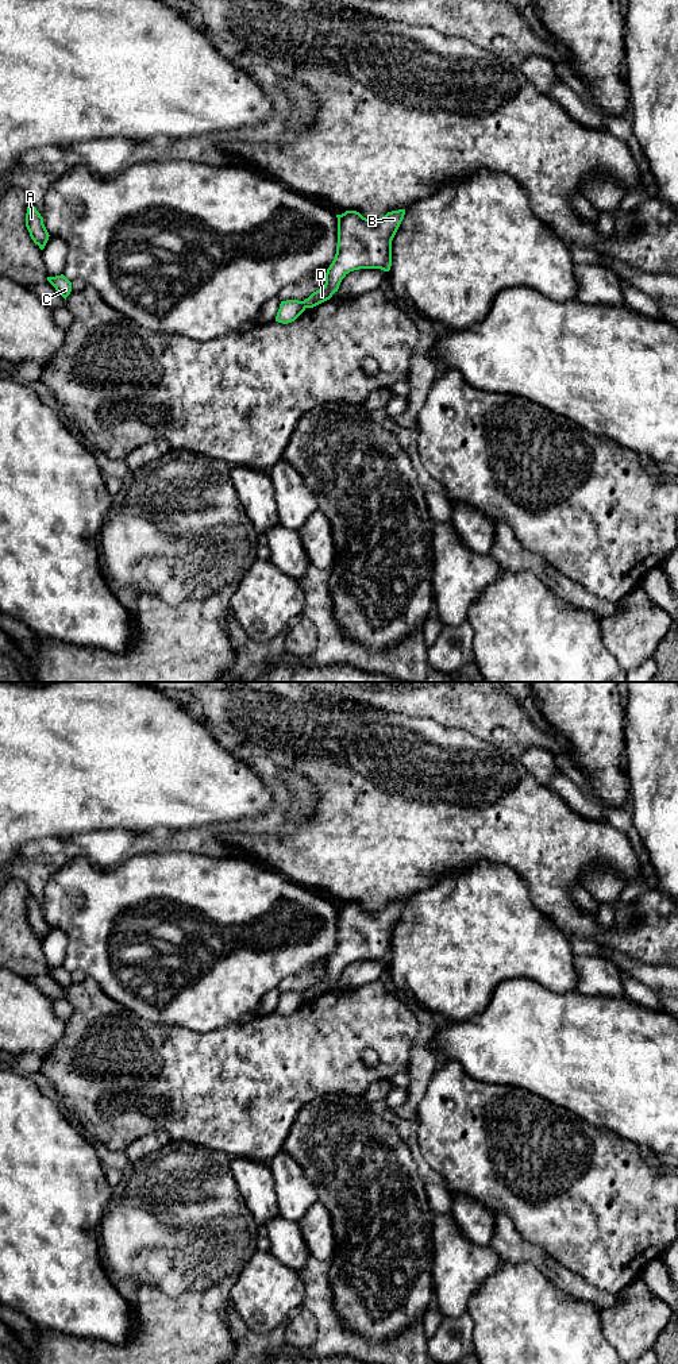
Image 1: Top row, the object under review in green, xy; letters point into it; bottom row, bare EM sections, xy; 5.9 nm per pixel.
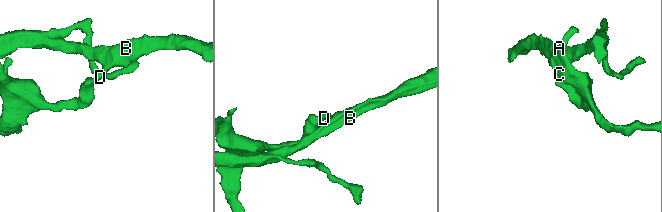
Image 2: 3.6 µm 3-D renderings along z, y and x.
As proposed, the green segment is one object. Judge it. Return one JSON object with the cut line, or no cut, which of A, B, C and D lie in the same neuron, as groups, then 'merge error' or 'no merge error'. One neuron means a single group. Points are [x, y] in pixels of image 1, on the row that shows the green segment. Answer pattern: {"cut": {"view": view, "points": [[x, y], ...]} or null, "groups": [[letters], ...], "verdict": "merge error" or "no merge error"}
{"cut": {"view": "xy", "points": [[303, 301], [307, 307]]}, "groups": [["A", "C"], ["B", "D"]], "verdict": "merge error"}

